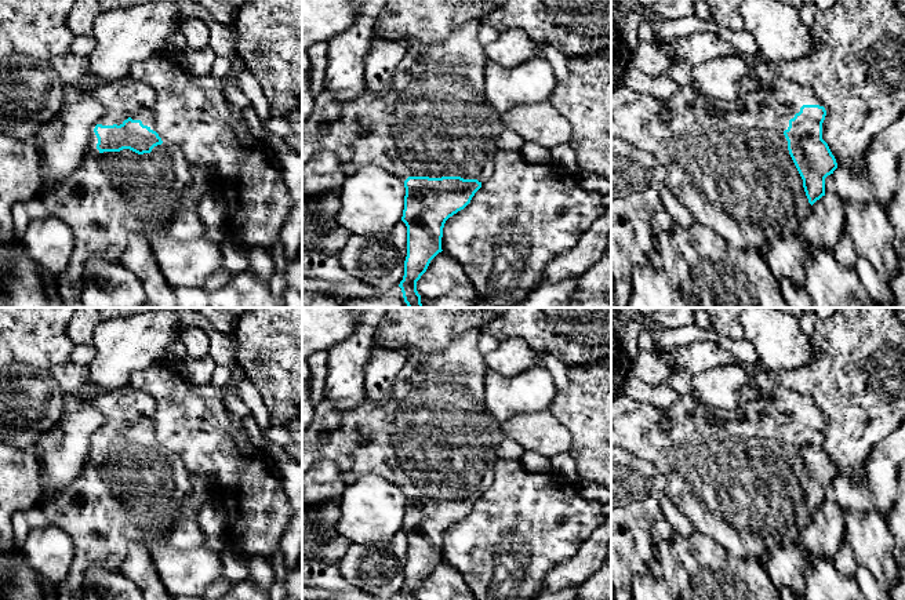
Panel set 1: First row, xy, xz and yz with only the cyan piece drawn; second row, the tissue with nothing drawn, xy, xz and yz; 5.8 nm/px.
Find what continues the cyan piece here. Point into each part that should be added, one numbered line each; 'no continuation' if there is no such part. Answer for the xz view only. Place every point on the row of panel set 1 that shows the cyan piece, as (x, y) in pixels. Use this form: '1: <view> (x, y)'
1: xz (435, 120)

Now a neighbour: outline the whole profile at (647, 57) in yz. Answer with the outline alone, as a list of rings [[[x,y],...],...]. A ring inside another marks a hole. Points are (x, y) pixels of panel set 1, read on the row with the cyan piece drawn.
[[[639,41],[632,50],[629,66],[635,66],[648,76],[665,76],[672,59],[664,52],[658,41]]]

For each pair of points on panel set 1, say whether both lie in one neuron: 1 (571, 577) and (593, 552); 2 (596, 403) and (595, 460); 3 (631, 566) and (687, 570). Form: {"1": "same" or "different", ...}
{"1": "same", "2": "same", "3": "different"}

